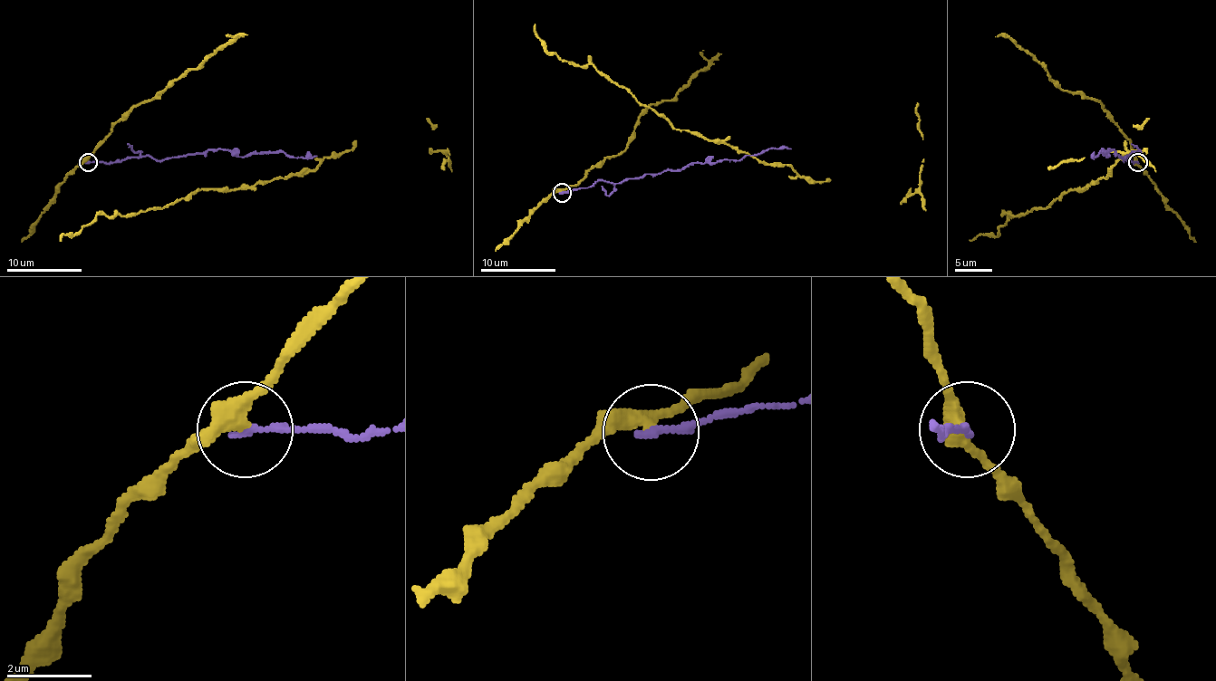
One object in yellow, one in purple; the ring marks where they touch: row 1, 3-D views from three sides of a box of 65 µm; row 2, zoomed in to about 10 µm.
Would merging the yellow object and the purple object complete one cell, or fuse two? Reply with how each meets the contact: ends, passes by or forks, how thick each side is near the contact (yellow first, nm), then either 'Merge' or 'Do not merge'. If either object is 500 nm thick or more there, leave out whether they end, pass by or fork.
At the ring yellow passes by. At the ring purple ends. Thickness 360 nm (yellow) against 200 nm. Do not merge

